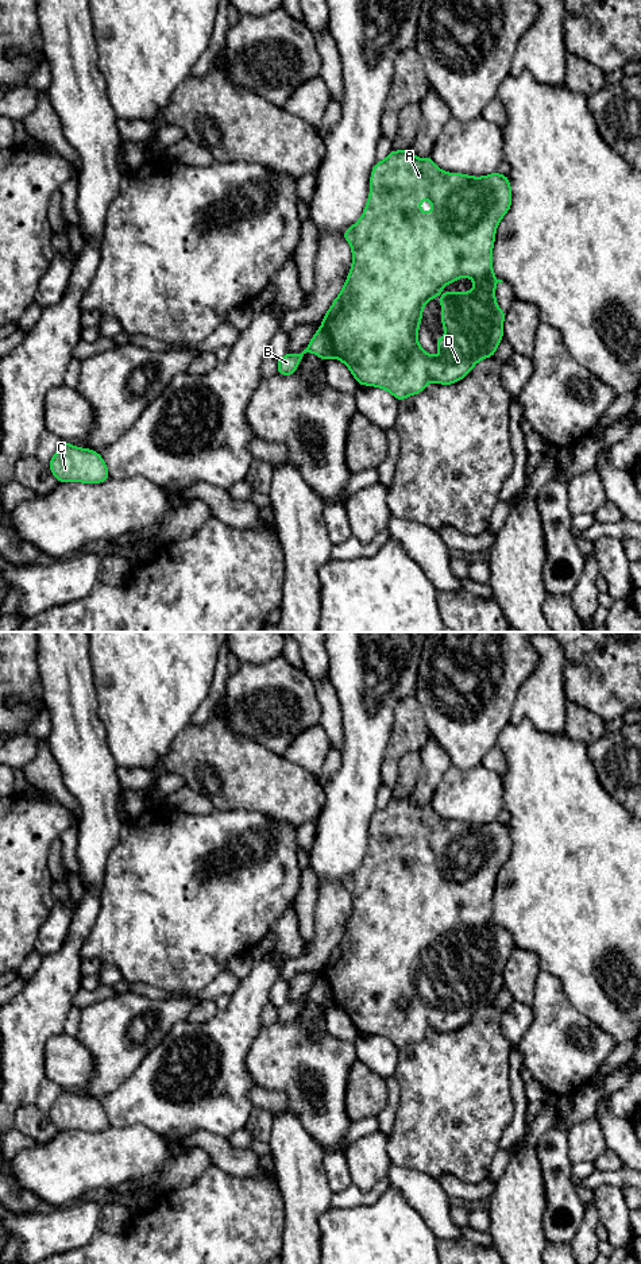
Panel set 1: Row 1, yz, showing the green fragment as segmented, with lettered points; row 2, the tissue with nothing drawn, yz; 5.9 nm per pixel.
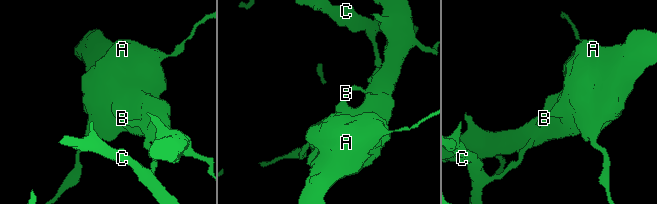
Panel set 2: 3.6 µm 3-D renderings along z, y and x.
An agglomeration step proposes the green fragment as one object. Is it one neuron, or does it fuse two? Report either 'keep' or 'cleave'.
cleave

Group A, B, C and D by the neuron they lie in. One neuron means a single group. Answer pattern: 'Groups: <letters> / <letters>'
Groups: A D / B C

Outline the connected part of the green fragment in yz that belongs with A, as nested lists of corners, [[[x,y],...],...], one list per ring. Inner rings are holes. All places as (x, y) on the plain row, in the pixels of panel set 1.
[[[393,798],[386,808],[375,812],[363,863],[343,880],[352,897],[351,918],[321,971],[331,984],[333,1006],[350,1017],[358,1033],[382,1036],[402,1049],[421,1041],[430,1029],[452,1033],[463,1028],[480,1007],[495,1003],[503,987],[502,972],[506,959],[501,959],[495,948],[495,932],[503,929],[493,920],[493,894],[498,872],[510,853],[509,825],[498,820],[483,825],[445,821],[430,805],[418,808],[412,798]],[[424,844],[433,855],[429,862],[420,858]],[[463,924],[474,928],[474,939],[444,941],[440,952],[441,971],[447,983],[436,986],[440,1002],[432,1005],[422,998],[417,987],[422,956],[437,945],[437,940],[444,933],[456,930]]]

